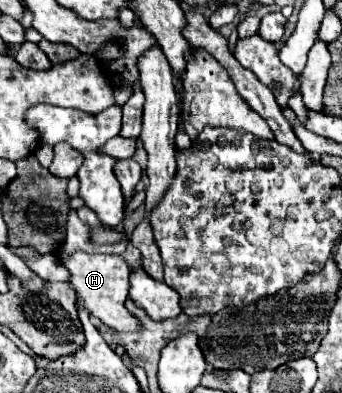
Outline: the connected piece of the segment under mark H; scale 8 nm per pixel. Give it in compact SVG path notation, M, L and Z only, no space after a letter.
M78 250L62 260L62 266L70 272L68 282L72 290L94 318L98 318L102 324L110 324L110 328L118 328L120 332L138 330L138 320L134 320L124 306L130 290L130 268L120 254L86 254Z

